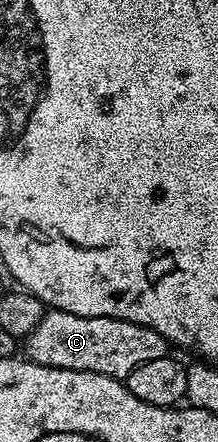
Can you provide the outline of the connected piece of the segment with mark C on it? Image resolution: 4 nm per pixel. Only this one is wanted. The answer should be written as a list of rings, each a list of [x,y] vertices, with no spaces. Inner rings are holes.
[[[45,310],[42,321],[28,336],[27,358],[38,365],[102,373],[121,381],[146,361],[158,361],[169,354],[170,344],[146,325],[110,317],[78,317],[65,311]]]

